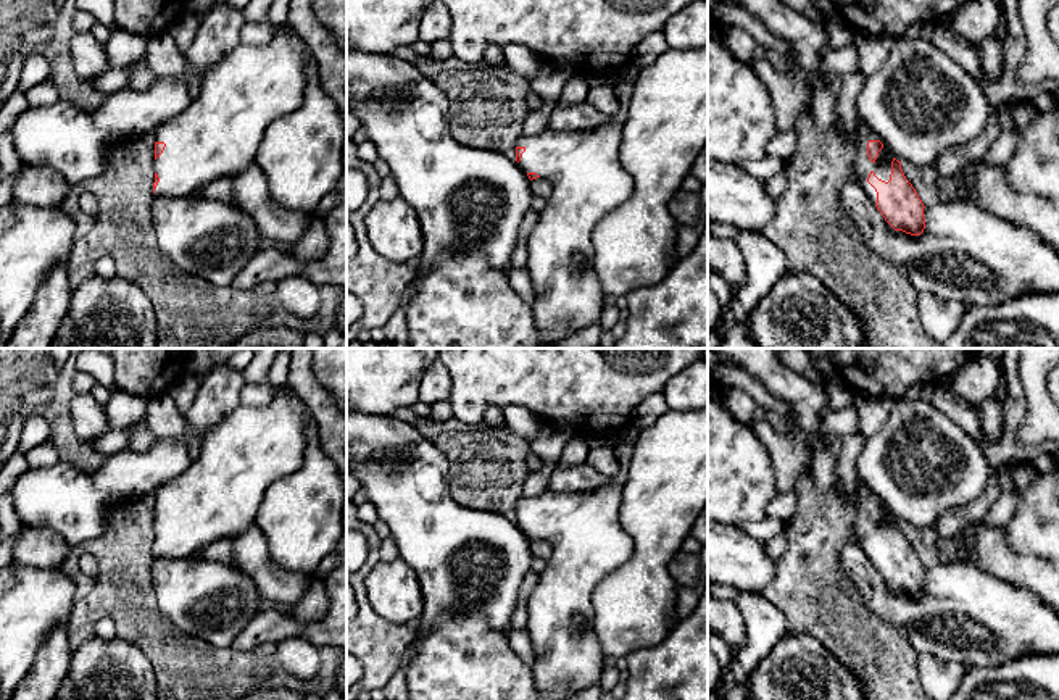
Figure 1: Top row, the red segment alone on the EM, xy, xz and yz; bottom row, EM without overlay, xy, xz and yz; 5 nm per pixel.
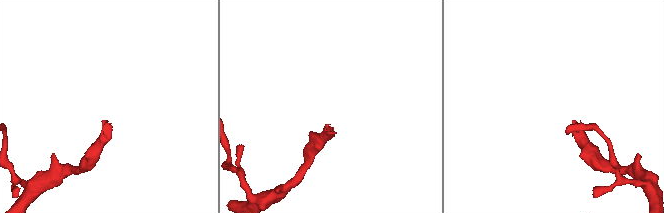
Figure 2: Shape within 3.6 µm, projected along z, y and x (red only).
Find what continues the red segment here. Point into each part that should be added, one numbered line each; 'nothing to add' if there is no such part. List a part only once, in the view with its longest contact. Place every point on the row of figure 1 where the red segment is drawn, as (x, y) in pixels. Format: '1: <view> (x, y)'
1: yz (882, 166)

